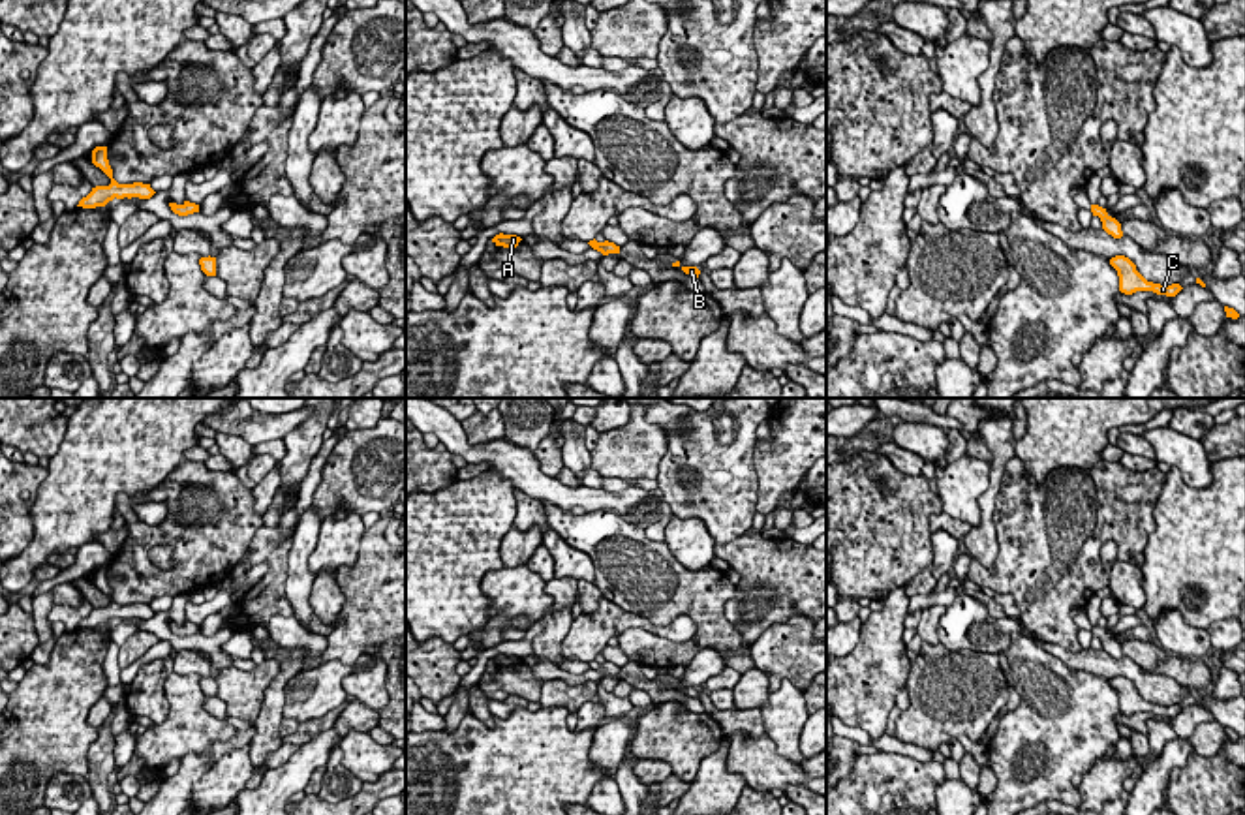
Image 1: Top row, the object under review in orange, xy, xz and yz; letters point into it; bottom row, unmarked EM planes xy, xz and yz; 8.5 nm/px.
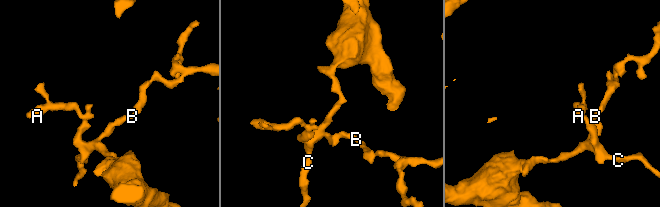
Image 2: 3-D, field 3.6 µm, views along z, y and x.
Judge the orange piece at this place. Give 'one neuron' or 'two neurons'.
two neurons

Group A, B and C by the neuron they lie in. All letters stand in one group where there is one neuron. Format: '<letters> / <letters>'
A / B C

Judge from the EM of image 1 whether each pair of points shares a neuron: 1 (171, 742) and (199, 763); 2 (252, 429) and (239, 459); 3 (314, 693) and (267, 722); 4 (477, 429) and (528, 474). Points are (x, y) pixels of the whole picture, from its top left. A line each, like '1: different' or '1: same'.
1: different
2: different
3: different
4: different

